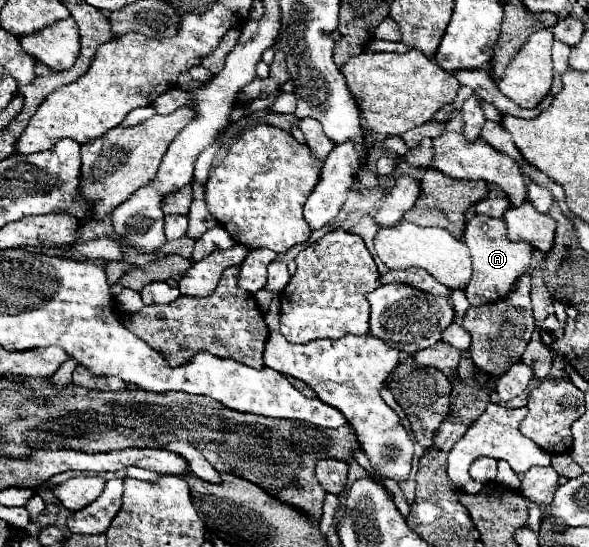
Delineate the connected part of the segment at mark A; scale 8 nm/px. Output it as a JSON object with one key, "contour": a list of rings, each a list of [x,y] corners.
{"contour":[[[476,214],[466,222],[462,242],[470,248],[474,274],[468,286],[464,288],[466,298],[472,306],[486,306],[506,298],[522,274],[532,270],[532,246],[526,242],[510,242],[506,238],[506,224],[500,218],[490,218]]]}

